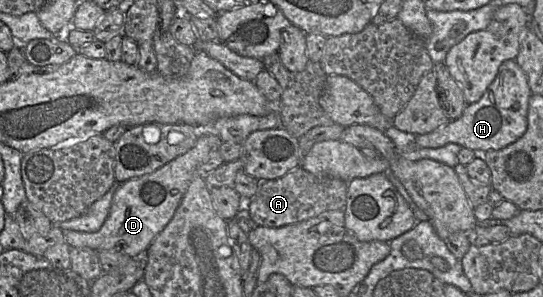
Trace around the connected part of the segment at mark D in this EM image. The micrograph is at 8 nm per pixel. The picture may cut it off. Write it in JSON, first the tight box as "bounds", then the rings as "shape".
{"bounds":[63,131,221,258],"shape":[[[200,131],[195,145],[186,153],[177,156],[164,166],[158,168],[150,174],[144,174],[139,177],[129,179],[121,184],[115,191],[109,214],[102,225],[96,232],[80,232],[74,230],[63,231],[65,242],[70,247],[88,247],[95,251],[100,250],[117,250],[131,258],[138,256],[141,252],[145,252],[154,238],[173,217],[182,197],[188,189],[192,178],[200,173],[203,177],[205,174],[200,172],[200,166],[207,160],[208,154],[213,149],[219,149],[221,139],[208,131]]]}

